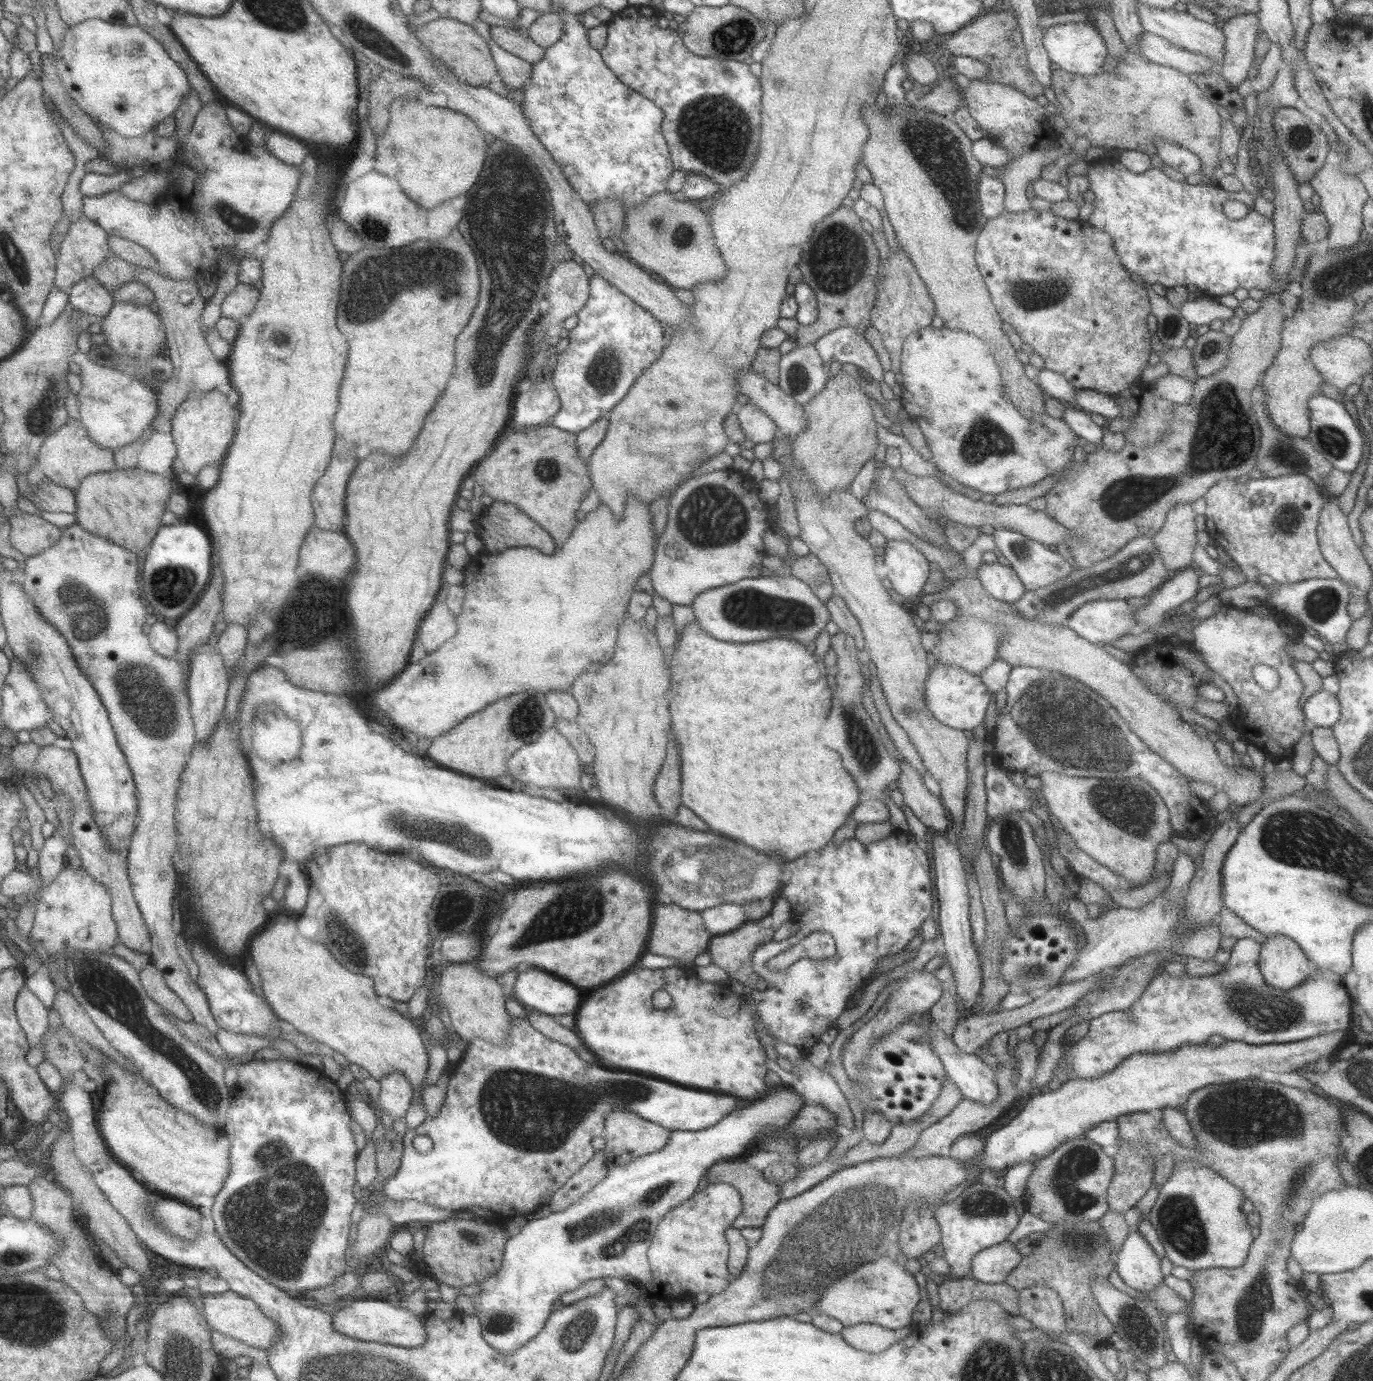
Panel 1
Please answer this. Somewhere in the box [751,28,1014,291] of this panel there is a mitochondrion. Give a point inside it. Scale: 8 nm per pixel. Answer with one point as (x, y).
(935, 149)

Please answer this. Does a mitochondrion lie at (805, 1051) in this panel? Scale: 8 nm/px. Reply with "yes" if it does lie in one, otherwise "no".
no

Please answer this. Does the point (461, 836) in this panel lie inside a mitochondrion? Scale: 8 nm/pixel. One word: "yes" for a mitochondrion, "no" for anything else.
yes

